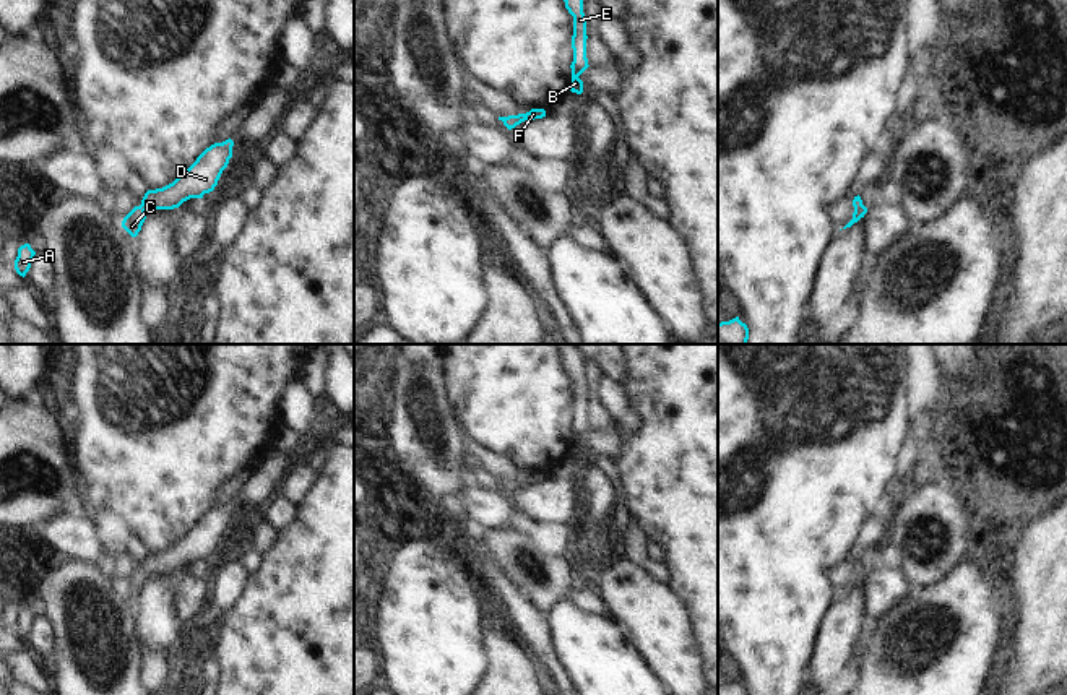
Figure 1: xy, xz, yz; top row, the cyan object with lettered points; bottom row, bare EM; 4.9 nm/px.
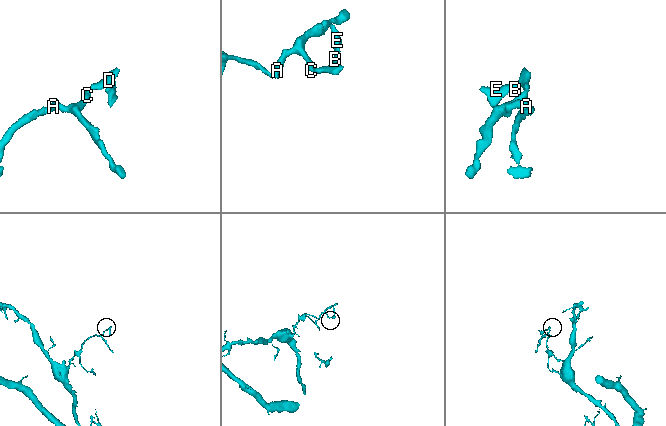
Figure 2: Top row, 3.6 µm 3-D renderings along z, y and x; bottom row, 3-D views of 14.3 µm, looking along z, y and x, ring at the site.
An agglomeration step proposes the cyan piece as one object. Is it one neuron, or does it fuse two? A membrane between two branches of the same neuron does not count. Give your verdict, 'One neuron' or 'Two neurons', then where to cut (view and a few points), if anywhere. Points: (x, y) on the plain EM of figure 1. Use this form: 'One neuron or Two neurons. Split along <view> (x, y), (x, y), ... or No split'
One neuron. No split.

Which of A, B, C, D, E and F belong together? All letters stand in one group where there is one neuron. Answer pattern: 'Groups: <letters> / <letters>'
Groups: A B C D E F.

